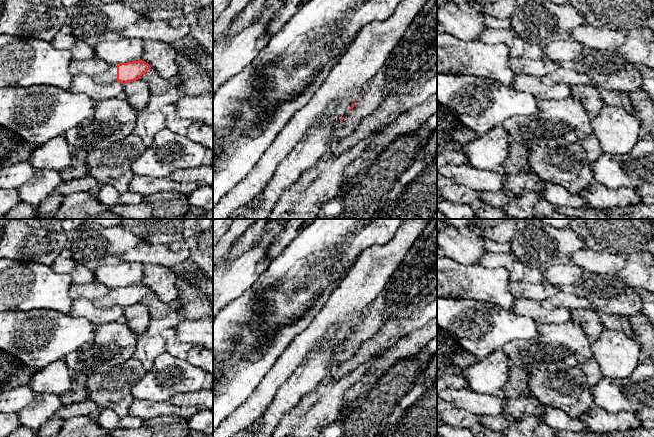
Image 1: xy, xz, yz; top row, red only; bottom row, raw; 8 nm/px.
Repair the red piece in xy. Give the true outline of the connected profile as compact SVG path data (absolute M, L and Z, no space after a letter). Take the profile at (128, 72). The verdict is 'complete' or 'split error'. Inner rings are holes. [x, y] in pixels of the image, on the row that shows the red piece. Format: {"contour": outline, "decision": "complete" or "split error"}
{"contour": "M142 60L111 65L108 70L93 77L99 84L108 84L113 82L120 82L122 84L130 83L141 79L150 65Z", "decision": "split error"}

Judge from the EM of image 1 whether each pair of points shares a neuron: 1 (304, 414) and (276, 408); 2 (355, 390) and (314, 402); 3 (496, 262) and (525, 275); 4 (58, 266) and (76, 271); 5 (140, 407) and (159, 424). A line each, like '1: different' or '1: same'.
1: different
2: different
3: same
4: same
5: different

